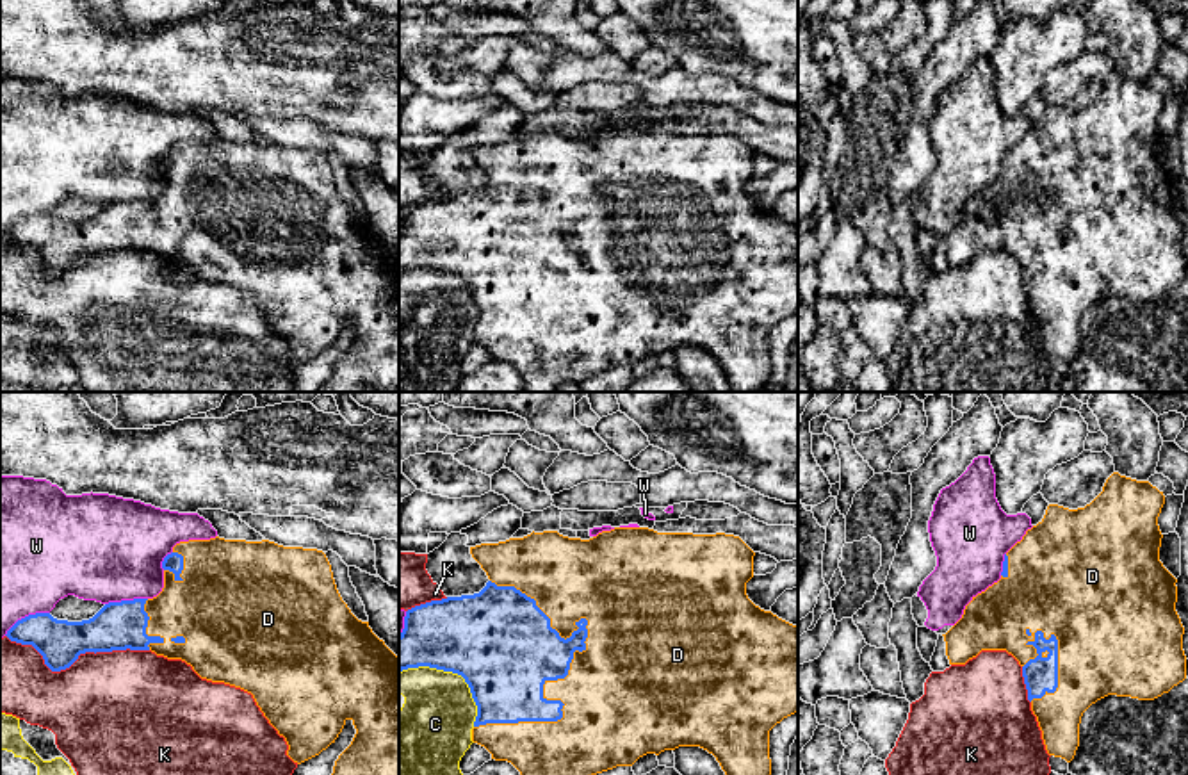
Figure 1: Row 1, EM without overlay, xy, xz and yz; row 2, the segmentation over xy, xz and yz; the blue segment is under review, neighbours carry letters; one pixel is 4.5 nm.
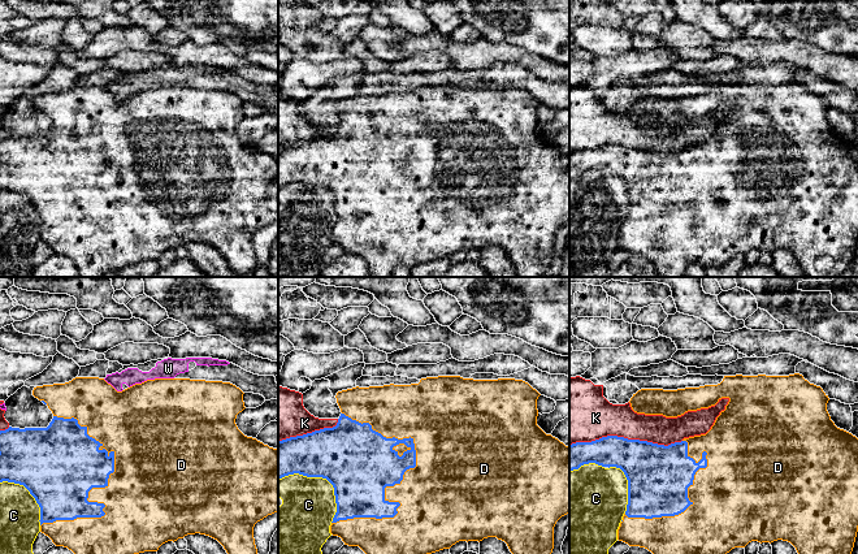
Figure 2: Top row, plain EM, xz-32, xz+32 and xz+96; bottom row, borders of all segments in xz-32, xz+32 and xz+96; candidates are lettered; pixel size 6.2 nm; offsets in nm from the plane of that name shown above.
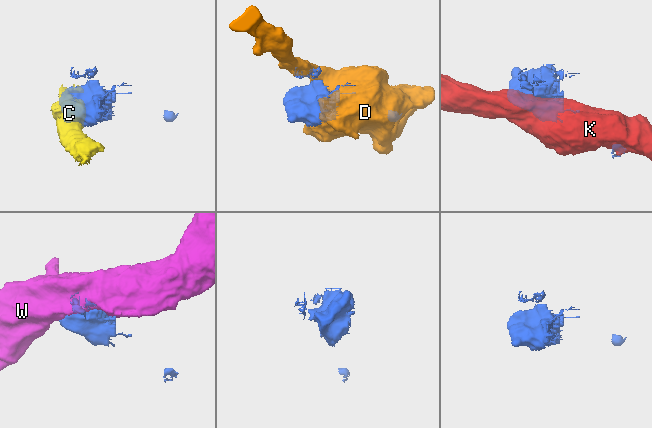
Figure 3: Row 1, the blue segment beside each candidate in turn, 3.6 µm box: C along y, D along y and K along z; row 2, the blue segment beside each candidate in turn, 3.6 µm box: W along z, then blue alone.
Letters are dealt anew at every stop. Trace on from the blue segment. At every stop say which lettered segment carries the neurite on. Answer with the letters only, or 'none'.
D

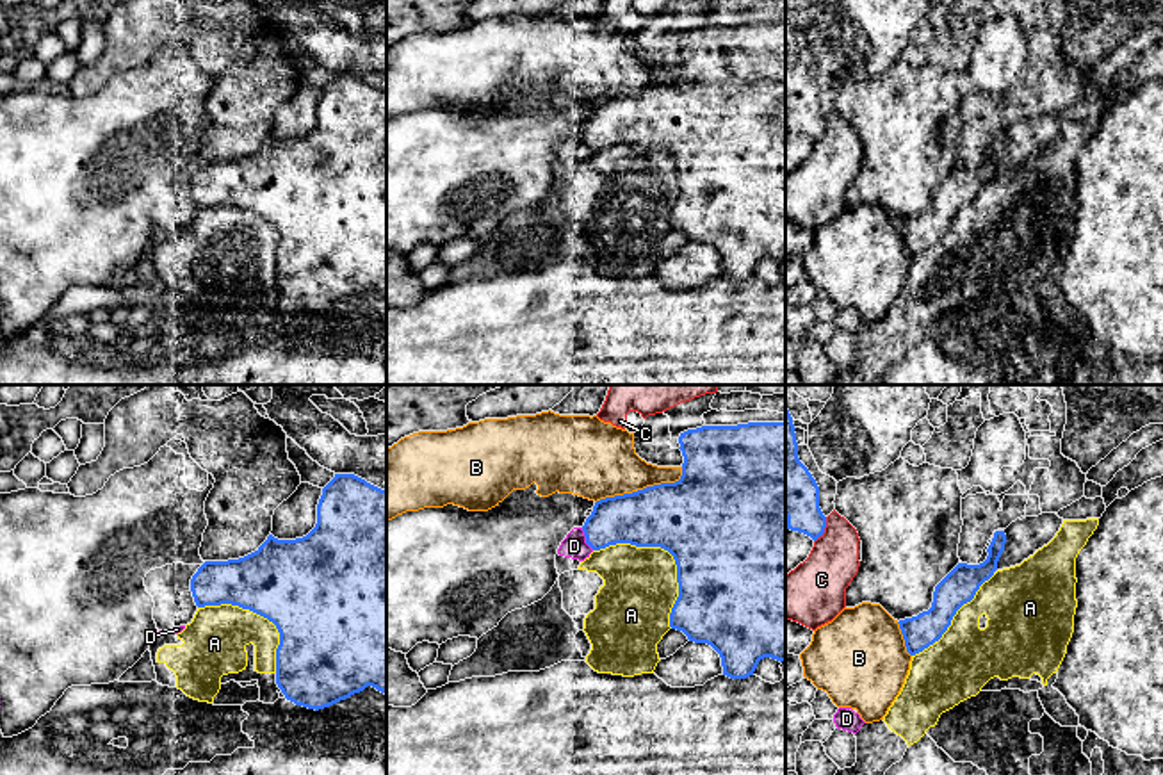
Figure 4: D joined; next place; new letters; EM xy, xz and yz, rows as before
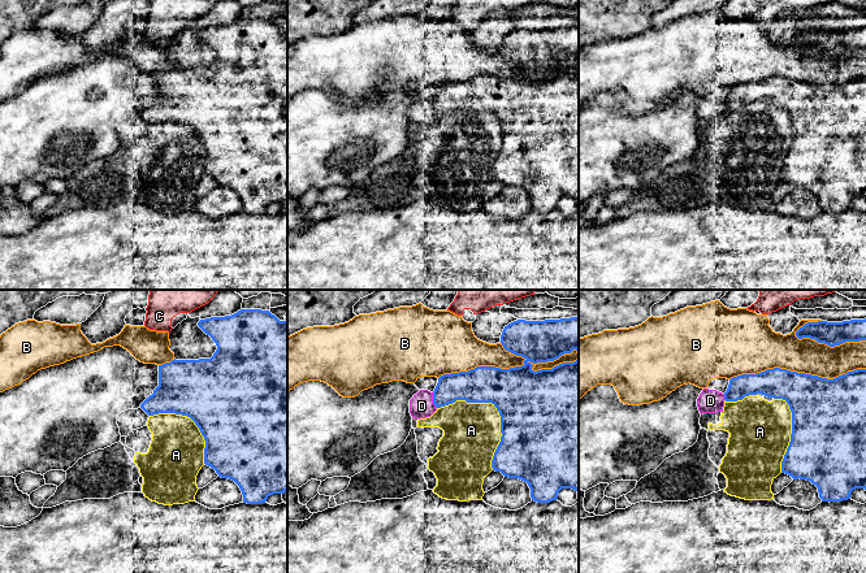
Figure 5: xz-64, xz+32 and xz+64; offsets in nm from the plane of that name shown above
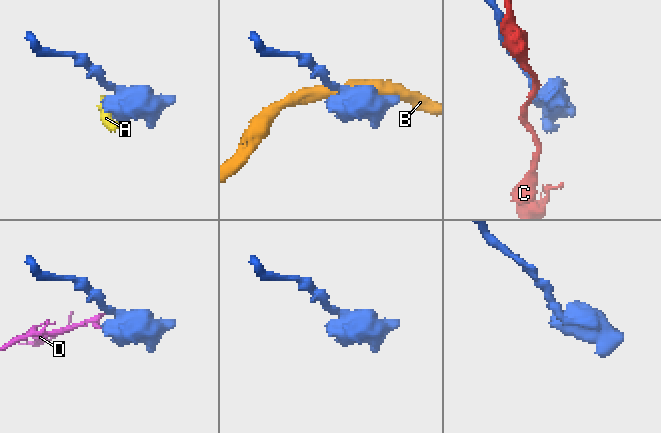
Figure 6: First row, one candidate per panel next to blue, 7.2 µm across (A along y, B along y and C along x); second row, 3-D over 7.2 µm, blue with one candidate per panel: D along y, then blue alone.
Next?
none

